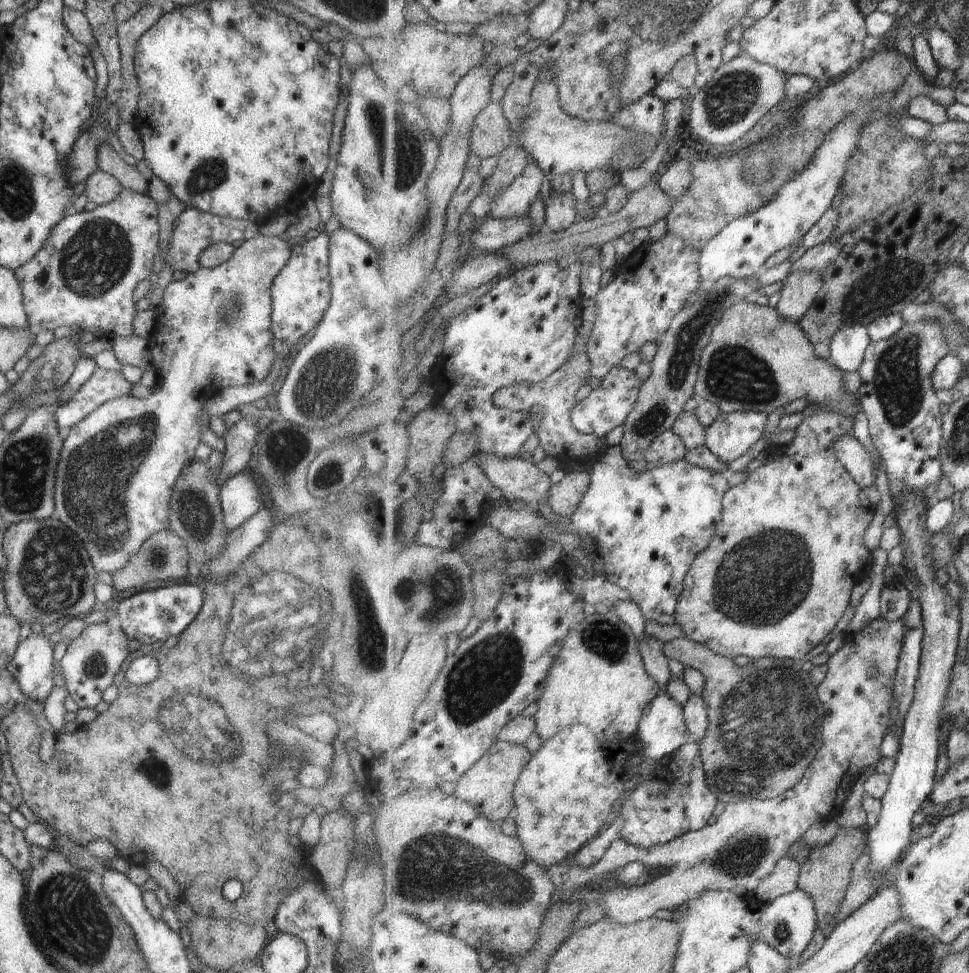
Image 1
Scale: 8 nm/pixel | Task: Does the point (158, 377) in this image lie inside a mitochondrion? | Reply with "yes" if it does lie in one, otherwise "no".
no

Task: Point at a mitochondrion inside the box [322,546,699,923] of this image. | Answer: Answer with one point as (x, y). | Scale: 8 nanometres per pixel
(468, 872)

